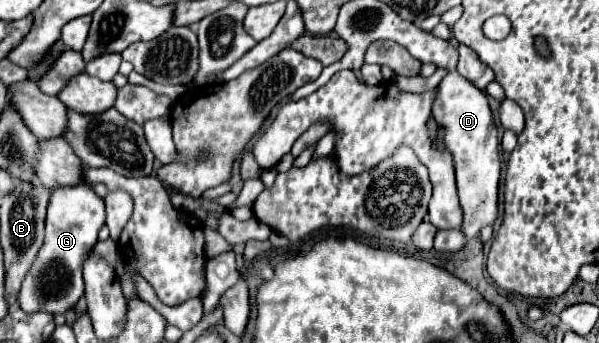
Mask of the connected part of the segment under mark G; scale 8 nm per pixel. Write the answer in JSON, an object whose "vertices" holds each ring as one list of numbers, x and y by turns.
{"vertices":[[89,184,59,188,51,194,45,216,45,242,27,272,21,290,19,306,27,314,47,312,65,314,83,296,83,264,97,242,97,232,105,224,105,204]]}

